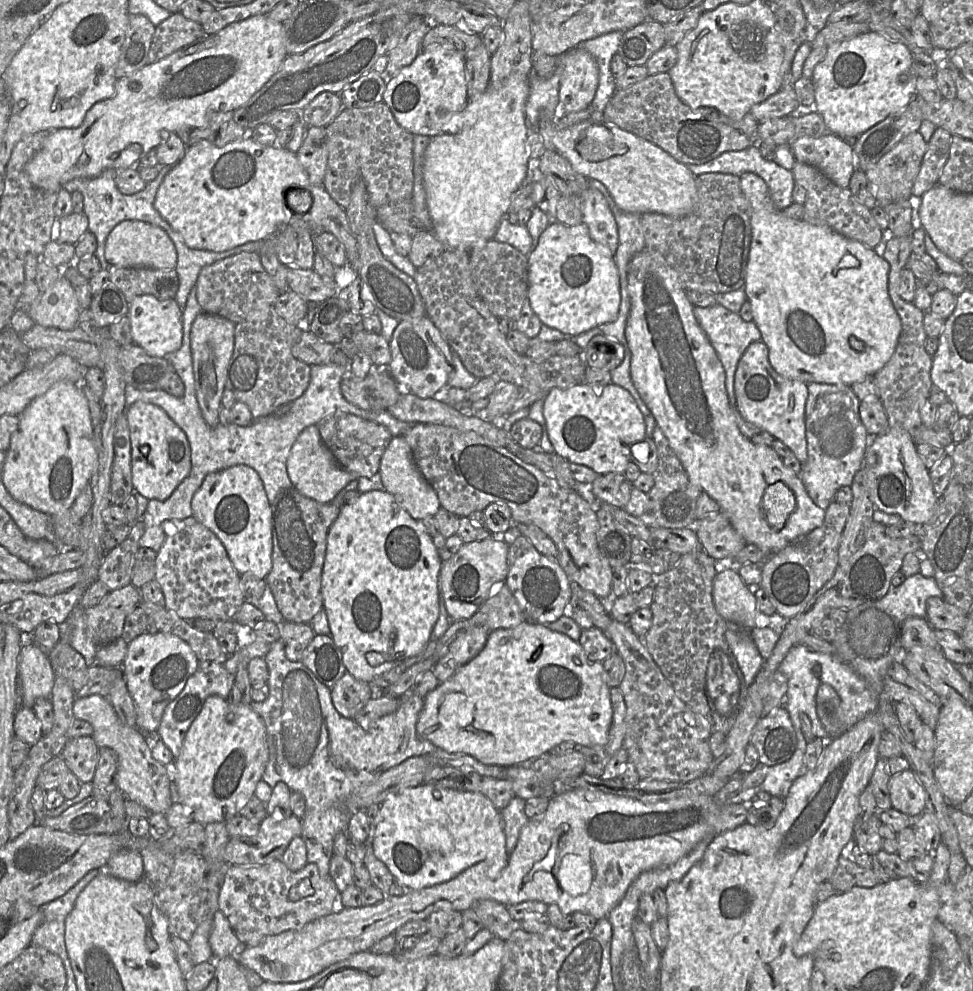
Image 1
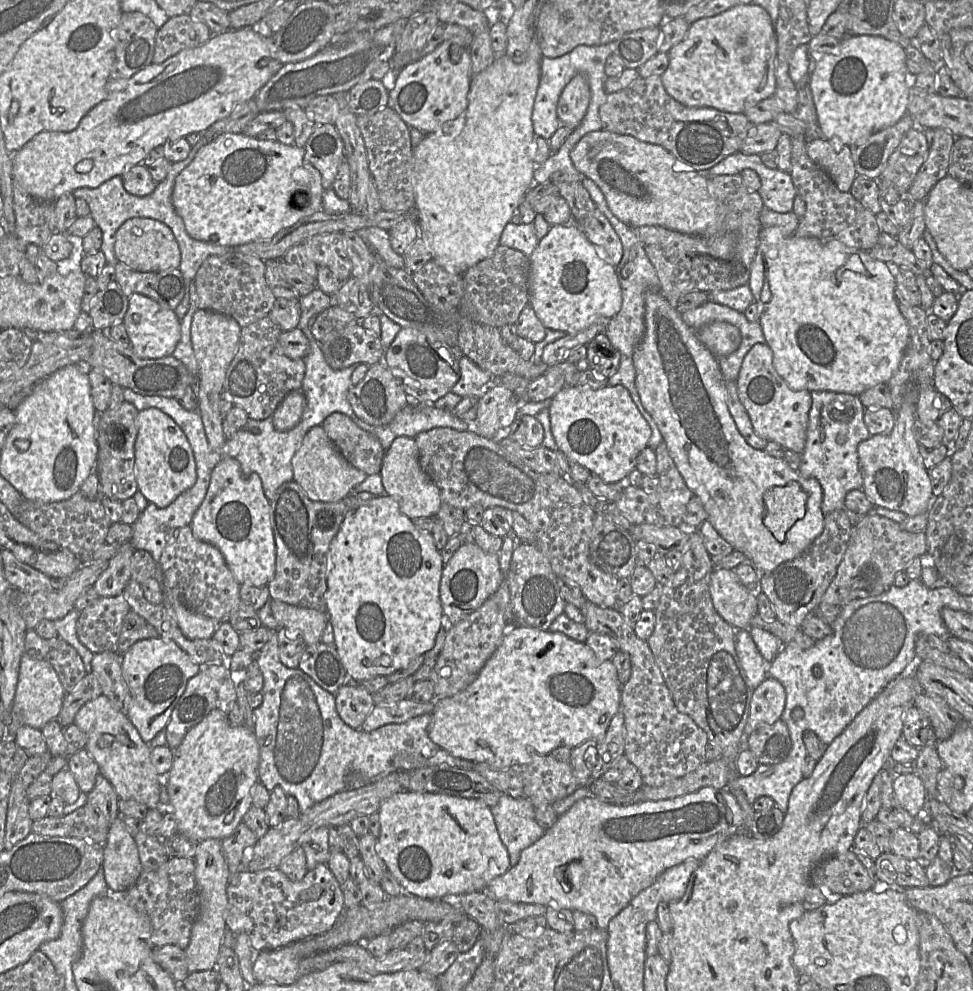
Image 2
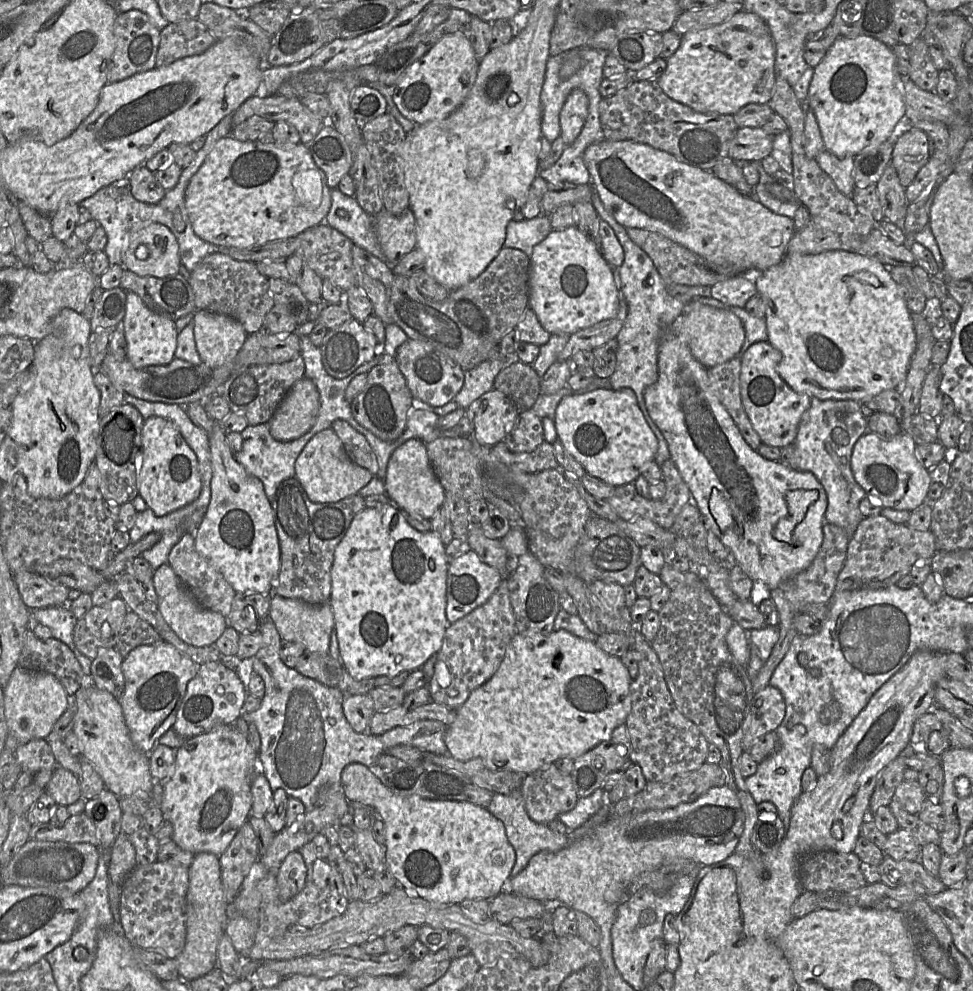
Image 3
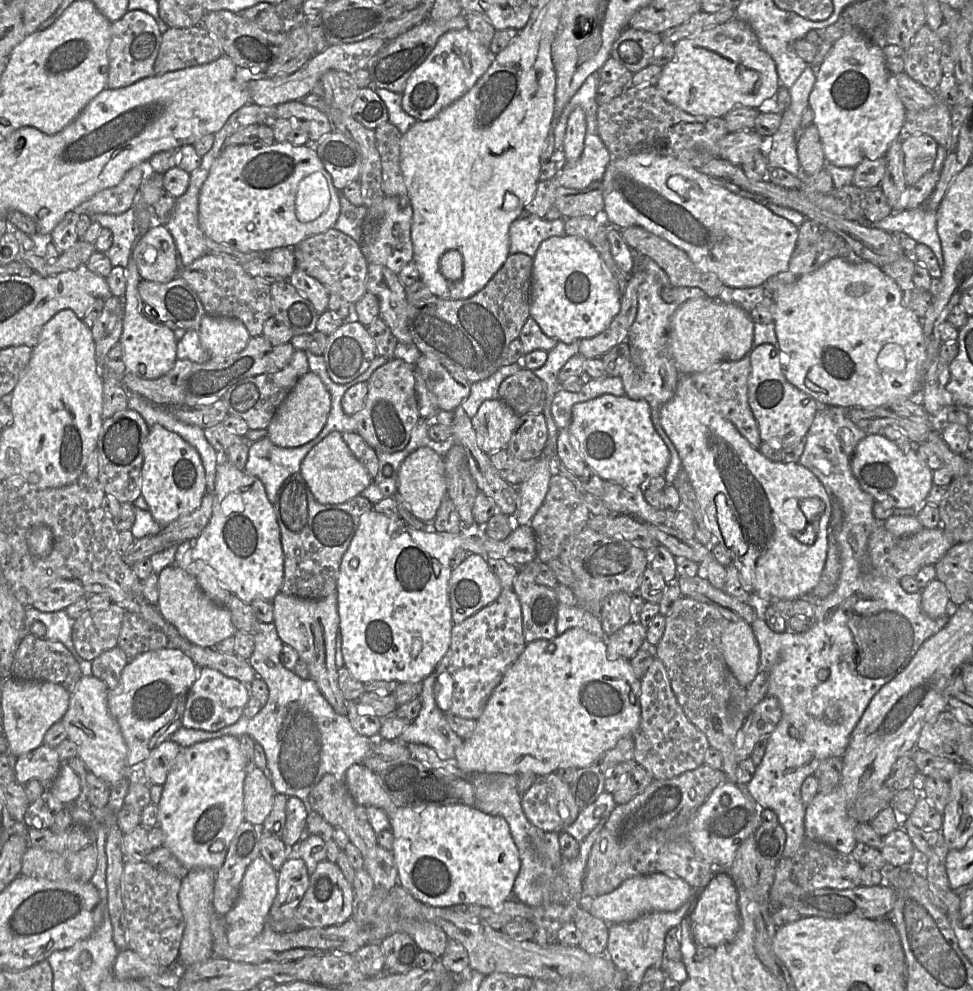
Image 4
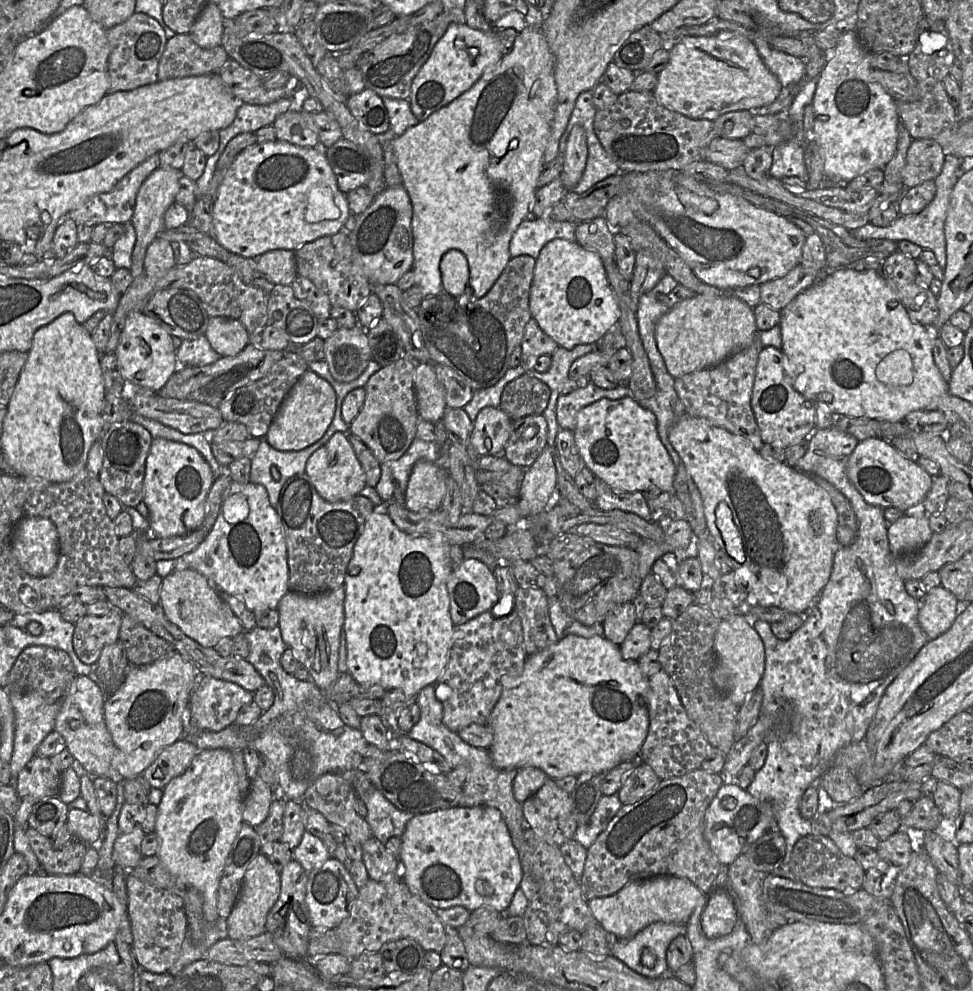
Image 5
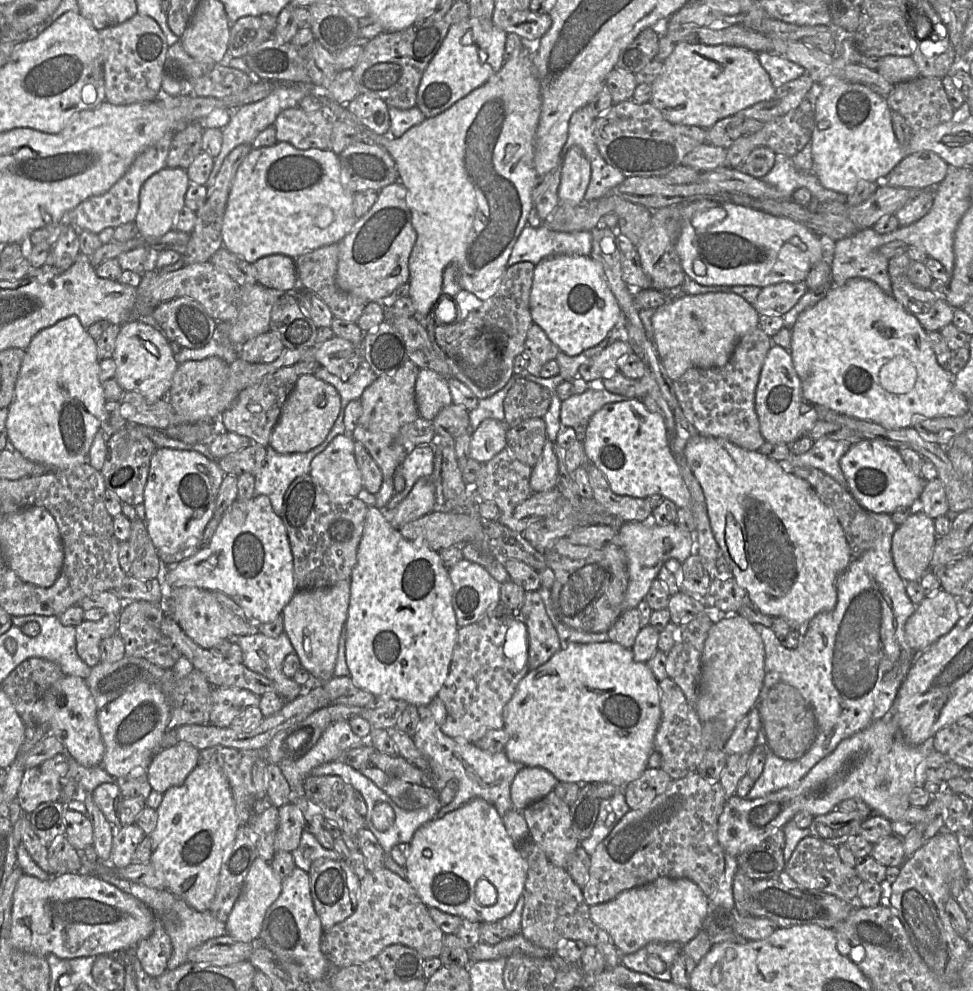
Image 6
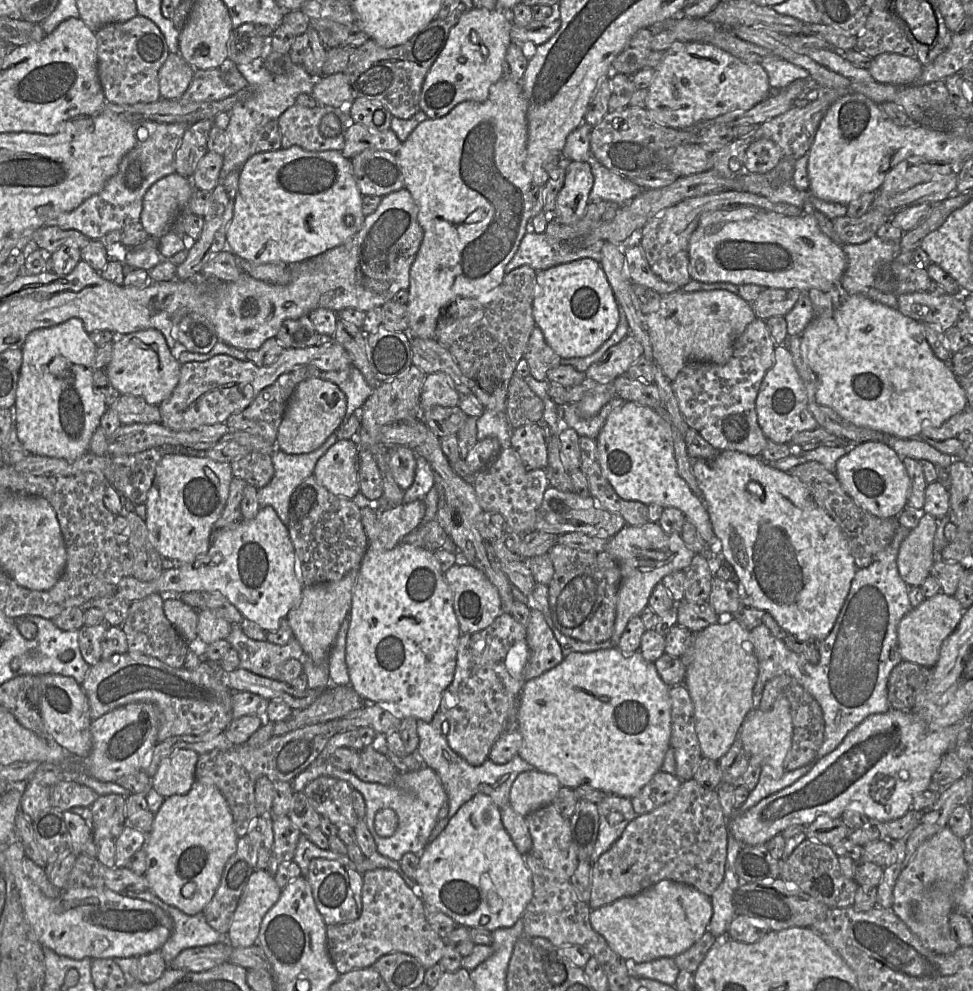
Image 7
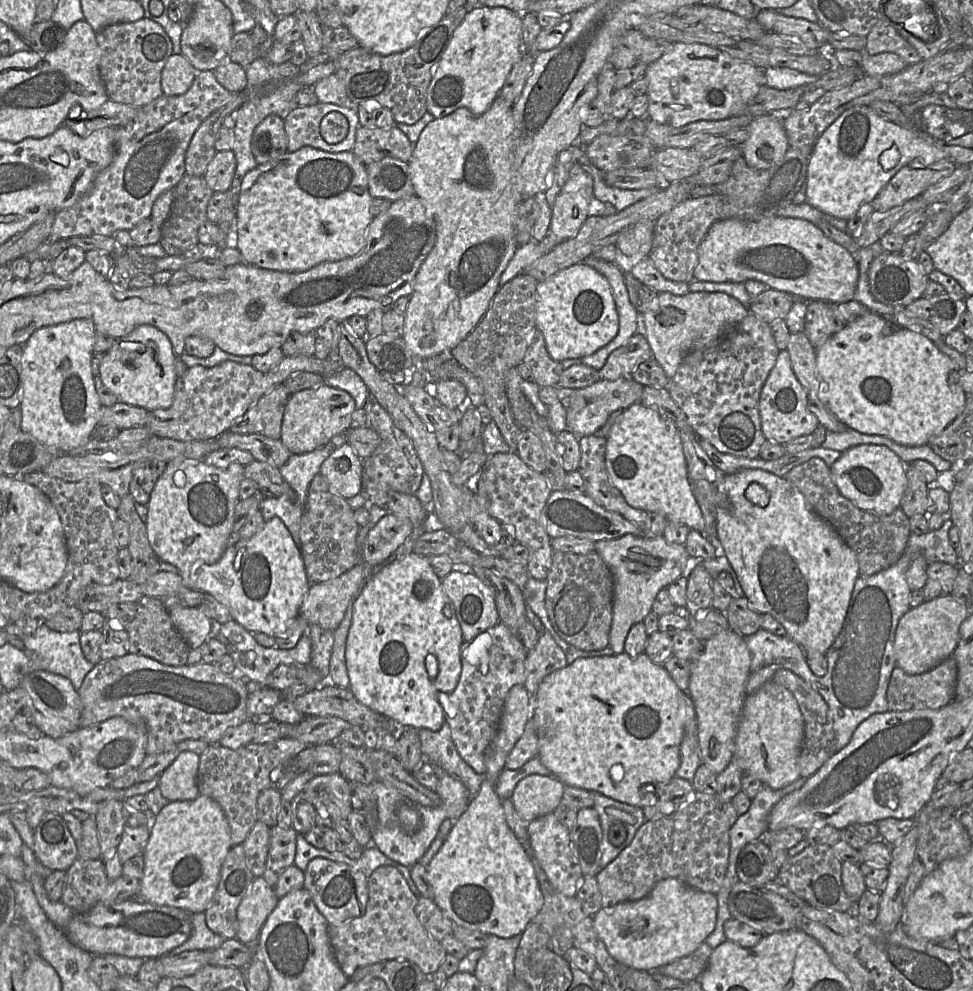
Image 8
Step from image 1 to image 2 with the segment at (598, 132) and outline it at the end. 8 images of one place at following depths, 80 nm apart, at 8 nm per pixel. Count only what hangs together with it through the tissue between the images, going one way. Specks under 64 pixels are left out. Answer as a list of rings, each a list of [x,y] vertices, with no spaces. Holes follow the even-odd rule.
[[[602,129],[583,136],[570,157],[575,168],[599,187],[610,211],[629,226],[661,226],[704,237],[716,235],[723,226],[726,207],[710,195],[707,178],[660,145]]]

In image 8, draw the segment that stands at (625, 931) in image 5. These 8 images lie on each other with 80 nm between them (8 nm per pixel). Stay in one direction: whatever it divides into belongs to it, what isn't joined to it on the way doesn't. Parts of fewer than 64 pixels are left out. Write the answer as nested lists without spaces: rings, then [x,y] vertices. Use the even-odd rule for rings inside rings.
[[[667,878],[656,883],[650,893],[640,900],[602,907],[593,916],[593,926],[610,955],[618,962],[640,971],[654,972],[690,955],[705,942],[715,928],[717,906],[716,895],[692,888],[678,879]]]

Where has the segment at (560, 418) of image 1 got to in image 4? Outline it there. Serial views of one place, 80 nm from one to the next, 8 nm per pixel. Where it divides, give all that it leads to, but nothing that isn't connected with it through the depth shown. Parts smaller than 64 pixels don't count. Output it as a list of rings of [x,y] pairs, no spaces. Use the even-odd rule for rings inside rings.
[[[603,394],[577,403],[573,406],[571,424],[567,429],[572,446],[586,466],[608,482],[647,490],[648,481],[662,476],[670,463],[669,450],[653,426],[650,405],[645,400]]]

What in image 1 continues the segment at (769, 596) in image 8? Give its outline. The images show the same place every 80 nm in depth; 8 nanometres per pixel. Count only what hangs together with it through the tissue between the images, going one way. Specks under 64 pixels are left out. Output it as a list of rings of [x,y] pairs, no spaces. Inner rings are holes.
[[[644,248],[631,259],[627,280],[630,309],[625,338],[631,352],[631,379],[691,482],[719,504],[720,511],[728,517],[747,544],[757,545],[769,556],[820,527],[824,522],[825,511],[814,503],[799,475],[783,464],[782,458],[772,447],[754,444],[740,432],[728,400],[724,367],[706,334],[698,325],[693,314],[694,306],[688,301],[687,291],[682,287],[676,271],[667,264],[659,252]],[[776,482],[786,484],[796,498],[795,510],[784,527],[779,530],[768,524],[762,508],[766,488]]]

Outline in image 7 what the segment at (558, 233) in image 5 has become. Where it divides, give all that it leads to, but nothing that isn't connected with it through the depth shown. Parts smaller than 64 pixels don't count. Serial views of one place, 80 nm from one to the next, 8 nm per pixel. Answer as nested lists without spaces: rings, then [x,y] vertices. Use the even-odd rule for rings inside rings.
[[[528,230],[515,255],[506,265],[505,274],[523,265],[530,266],[537,272],[582,258],[600,262],[603,242],[597,241],[586,248],[574,247],[565,242],[550,241],[545,233]]]

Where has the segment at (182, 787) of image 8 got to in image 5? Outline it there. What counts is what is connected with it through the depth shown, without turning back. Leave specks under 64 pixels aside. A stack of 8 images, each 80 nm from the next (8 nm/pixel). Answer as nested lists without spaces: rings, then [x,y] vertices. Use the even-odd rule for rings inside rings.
[[[181,739],[165,747],[143,771],[143,777],[152,788],[164,789],[175,777],[182,775],[200,750],[191,742]]]

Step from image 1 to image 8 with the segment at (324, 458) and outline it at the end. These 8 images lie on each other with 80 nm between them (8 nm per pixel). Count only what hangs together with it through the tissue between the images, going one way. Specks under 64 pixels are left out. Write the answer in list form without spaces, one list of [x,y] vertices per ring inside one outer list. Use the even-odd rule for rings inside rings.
[[[348,443],[332,450],[319,474],[325,477],[333,493],[350,499],[362,493],[363,460]]]

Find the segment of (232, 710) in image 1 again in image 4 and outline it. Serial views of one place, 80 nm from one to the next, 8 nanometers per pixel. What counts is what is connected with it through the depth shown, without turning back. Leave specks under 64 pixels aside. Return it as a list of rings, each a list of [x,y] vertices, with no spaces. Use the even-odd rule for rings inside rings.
[[[231,735],[198,742],[182,748],[169,771],[158,805],[158,826],[165,835],[163,846],[189,870],[212,868],[218,870],[229,845],[244,819],[243,787],[248,773],[248,760],[239,738]]]

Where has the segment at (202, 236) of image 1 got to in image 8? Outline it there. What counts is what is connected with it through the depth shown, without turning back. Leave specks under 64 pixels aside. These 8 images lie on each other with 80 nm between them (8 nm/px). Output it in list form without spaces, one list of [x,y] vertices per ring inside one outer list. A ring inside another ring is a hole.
[[[302,147],[295,152],[286,152],[280,157],[258,165],[243,178],[236,204],[236,217],[232,228],[232,243],[244,262],[262,269],[280,272],[304,272],[324,262],[340,261],[359,254],[366,244],[366,234],[373,220],[370,206],[373,197],[368,188],[366,165],[353,152],[330,153],[312,147]]]

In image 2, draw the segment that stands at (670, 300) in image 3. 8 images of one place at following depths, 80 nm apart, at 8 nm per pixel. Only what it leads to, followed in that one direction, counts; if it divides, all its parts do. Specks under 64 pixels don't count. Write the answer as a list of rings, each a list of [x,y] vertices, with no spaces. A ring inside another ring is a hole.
[[[585,176],[582,181],[582,185],[588,191],[592,201],[595,203],[596,208],[605,215],[605,217],[612,225],[614,231],[621,241],[623,251],[621,261],[615,266],[622,292],[622,306],[620,311],[608,321],[604,331],[606,337],[620,352],[621,359],[617,371],[608,378],[607,386],[622,385],[629,390],[635,405],[652,430],[648,446],[655,450],[656,447],[662,441],[664,441],[664,439],[654,419],[643,406],[639,393],[637,391],[635,385],[635,367],[633,363],[633,353],[636,346],[642,340],[645,331],[645,294],[648,290],[660,290],[661,284],[656,270],[647,257],[645,249],[638,238],[638,227],[632,227],[623,223],[610,211],[603,193],[591,178]]]

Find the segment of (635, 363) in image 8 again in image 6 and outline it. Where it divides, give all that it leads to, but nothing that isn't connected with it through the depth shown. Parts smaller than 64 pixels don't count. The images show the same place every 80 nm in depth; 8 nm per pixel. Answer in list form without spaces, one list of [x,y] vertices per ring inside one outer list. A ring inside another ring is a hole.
[[[616,340],[583,363],[578,369],[578,376],[587,382],[609,378],[618,372],[618,359],[629,353],[633,351],[628,341]]]

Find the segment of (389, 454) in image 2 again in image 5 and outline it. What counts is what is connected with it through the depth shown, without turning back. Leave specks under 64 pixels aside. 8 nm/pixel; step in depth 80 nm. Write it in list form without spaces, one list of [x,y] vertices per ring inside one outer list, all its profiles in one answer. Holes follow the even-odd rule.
[[[417,462],[405,491],[405,506],[412,512],[436,511],[446,492],[447,471],[435,462]]]

